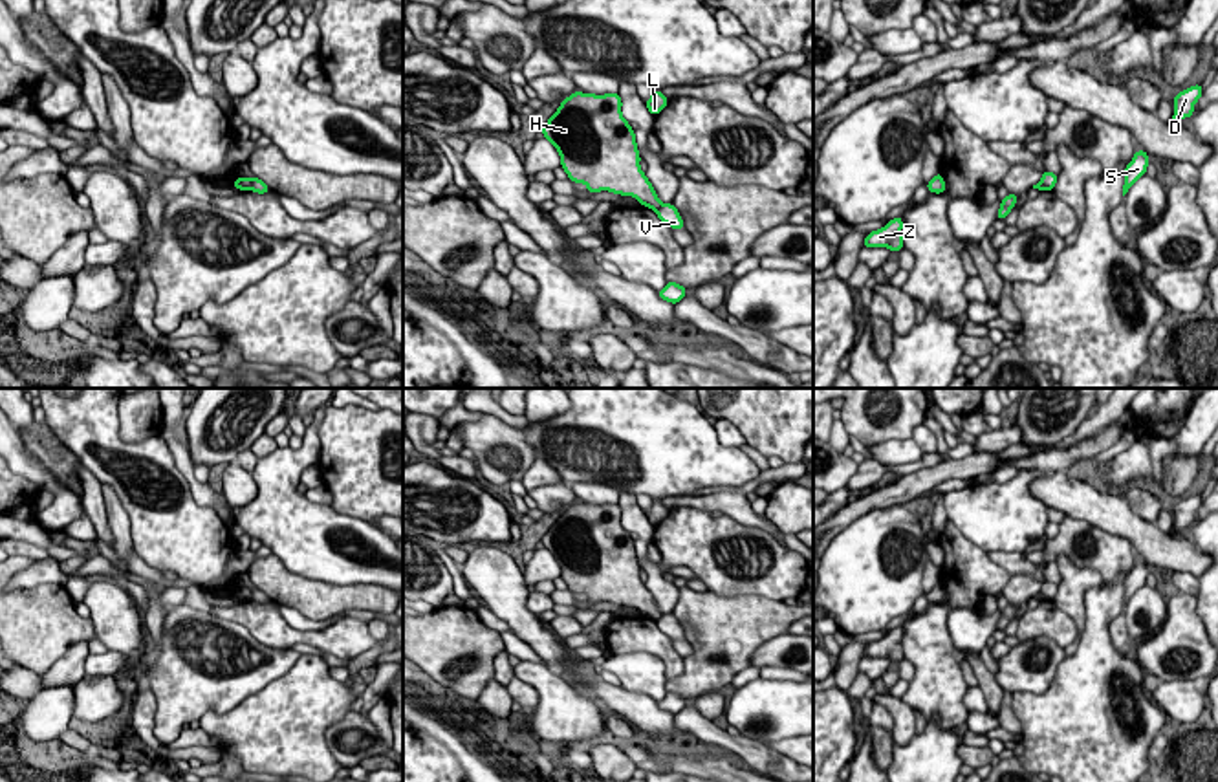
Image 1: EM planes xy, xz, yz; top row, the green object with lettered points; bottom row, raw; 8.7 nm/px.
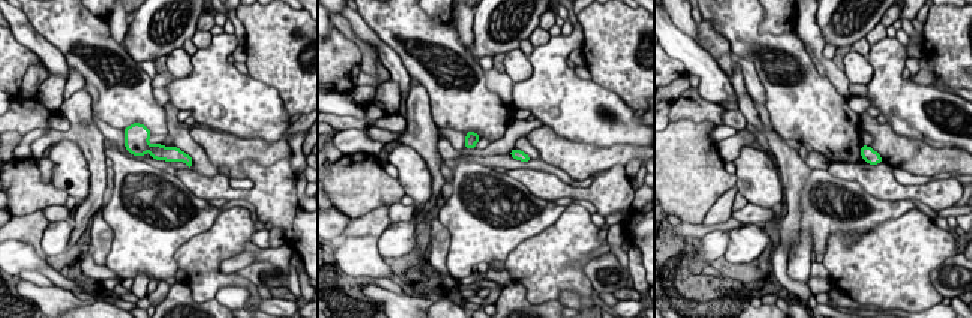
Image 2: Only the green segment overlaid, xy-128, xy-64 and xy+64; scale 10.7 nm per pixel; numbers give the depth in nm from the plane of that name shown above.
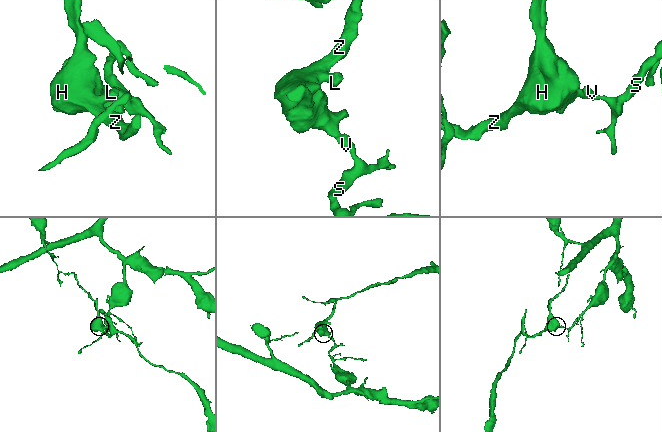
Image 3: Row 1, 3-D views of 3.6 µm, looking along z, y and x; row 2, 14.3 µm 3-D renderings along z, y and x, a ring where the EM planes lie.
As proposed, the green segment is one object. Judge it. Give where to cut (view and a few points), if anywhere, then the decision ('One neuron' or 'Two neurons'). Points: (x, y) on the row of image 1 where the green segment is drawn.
Split along xy (248, 180), (251, 189). Two neurons

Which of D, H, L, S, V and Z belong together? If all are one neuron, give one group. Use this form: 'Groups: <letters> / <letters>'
Groups: D S V / H L Z

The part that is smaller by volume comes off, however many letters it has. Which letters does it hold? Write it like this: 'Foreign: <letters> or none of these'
Foreign: H, L, Z

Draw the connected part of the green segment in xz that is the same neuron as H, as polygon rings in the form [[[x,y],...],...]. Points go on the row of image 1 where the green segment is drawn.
[[[573,92],[540,132],[557,148],[570,181],[584,183],[592,194],[632,196],[658,211],[663,203],[639,167],[636,132],[621,106],[619,93]]]

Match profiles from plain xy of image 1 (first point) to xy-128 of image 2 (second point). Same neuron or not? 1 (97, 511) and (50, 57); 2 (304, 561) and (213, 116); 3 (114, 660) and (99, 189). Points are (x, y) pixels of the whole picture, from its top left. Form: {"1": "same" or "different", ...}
{"1": "same", "2": "same", "3": "different"}

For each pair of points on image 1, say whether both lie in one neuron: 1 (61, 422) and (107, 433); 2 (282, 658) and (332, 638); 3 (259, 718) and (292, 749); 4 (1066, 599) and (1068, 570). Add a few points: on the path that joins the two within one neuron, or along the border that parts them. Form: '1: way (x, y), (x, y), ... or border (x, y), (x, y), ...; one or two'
1: way (72, 422), (86, 423), (96, 433); one
2: border (250, 632), (266, 645), (290, 649); two
3: way (266, 726), (284, 742); one
4: way (1068, 592), (1068, 577); one

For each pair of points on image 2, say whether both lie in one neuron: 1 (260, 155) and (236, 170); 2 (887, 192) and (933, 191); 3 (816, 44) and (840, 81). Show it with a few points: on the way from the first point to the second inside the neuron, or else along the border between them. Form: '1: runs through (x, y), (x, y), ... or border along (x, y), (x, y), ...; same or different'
1: runs through (252, 155), (243, 155), (236, 162); same
2: runs through (899, 192), (921, 192); same
3: runs through (818, 53), (833, 72); same

